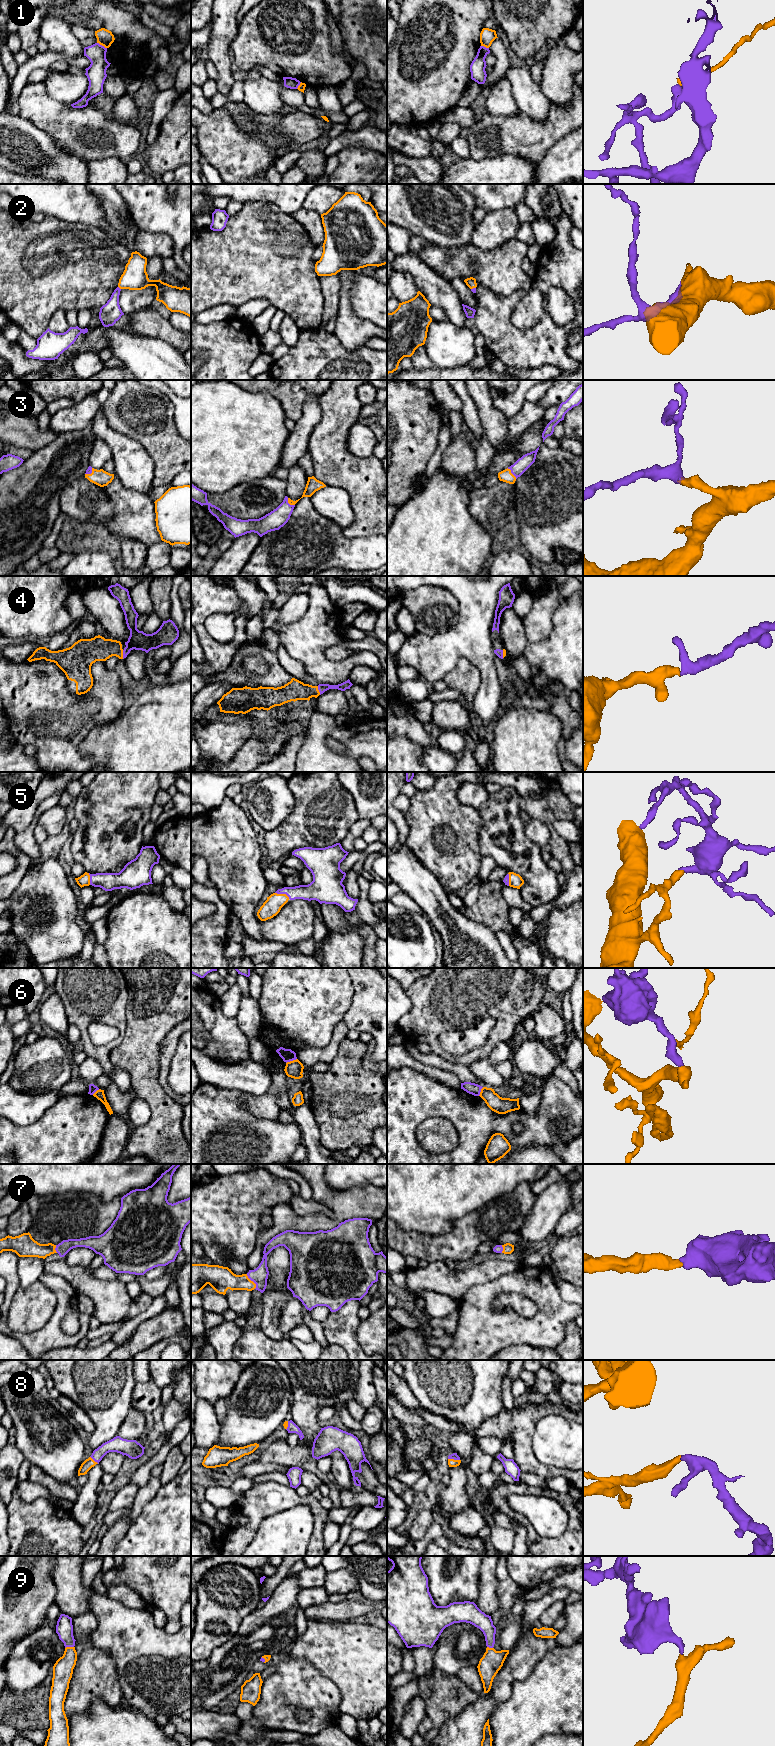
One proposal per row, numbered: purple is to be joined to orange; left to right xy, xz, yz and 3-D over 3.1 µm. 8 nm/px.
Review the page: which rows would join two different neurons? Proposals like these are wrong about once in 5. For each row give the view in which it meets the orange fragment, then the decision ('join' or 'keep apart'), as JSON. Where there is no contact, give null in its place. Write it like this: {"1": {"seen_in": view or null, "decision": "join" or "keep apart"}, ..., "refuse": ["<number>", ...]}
{"1": {"seen_in": "xy", "decision": "keep apart"}, "2": {"seen_in": "xy", "decision": "join"}, "3": {"seen_in": "yz", "decision": "join"}, "4": {"seen_in": "xy", "decision": "join"}, "5": {"seen_in": "xz", "decision": "join"}, "6": {"seen_in": "xz", "decision": "keep apart"}, "7": {"seen_in": "xz", "decision": "join"}, "8": {"seen_in": "yz", "decision": "join"}, "9": {"seen_in": "xy", "decision": "join"}, "refuse": ["1", "6"]}

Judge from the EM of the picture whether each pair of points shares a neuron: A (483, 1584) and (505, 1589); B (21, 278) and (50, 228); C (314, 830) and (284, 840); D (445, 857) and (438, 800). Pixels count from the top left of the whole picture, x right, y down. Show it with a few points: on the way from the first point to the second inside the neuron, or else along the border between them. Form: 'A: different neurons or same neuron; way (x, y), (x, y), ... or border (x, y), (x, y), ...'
A: different neurons; border (496, 1566), (496, 1595), (499, 1609)
B: same neuron; way (32, 266), (50, 248), (50, 240)
C: same neuron; way (307, 830), (299, 830), (291, 834)
D: same neuron; way (445, 843), (445, 838), (438, 823), (438, 814)

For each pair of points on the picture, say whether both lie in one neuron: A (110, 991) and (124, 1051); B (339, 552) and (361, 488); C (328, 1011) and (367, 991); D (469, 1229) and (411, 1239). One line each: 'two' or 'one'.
A: two
B: two
C: two
D: one

